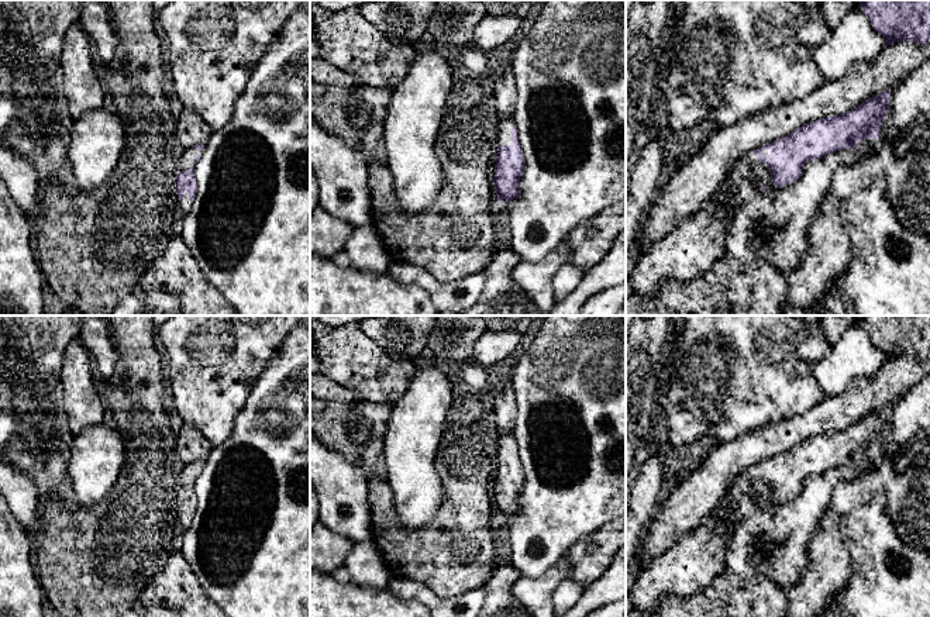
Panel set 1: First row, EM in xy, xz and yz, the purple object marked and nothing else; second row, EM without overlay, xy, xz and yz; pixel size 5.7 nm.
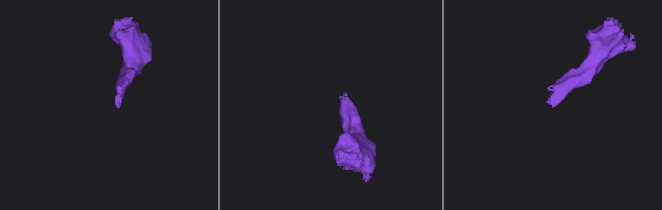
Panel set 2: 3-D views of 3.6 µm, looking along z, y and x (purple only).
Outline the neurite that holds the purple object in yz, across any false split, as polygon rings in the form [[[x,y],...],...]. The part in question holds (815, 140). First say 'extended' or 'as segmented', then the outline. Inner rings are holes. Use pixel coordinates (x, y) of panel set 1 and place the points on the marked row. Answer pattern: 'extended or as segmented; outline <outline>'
extended; outline [[[891,92],[868,97],[852,110],[833,117],[819,118],[799,127],[771,144],[740,158],[728,172],[724,185],[740,185],[750,177],[754,163],[764,162],[775,186],[795,183],[807,161],[854,147],[862,139],[875,139],[889,110]]]

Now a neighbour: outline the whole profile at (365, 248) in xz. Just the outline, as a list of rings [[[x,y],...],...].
[[[372,224],[354,228],[344,251],[349,256],[351,268],[368,273],[386,273],[392,262],[380,235]]]

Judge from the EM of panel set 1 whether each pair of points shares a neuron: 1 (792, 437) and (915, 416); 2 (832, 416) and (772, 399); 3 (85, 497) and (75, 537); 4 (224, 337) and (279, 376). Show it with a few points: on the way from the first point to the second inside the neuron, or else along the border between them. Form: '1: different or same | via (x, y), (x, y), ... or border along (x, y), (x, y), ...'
1: different | border along (915, 385), (889, 406)
2: different | border along (826, 396), (806, 412), (779, 421)
3: different | border along (112, 486), (96, 503), (79, 505), (75, 502)
4: different | border along (285, 338), (285, 343), (268, 362), (248, 395)

